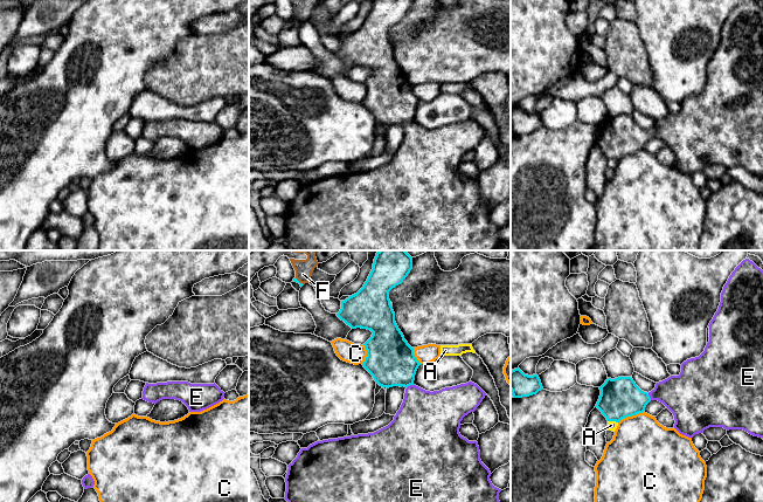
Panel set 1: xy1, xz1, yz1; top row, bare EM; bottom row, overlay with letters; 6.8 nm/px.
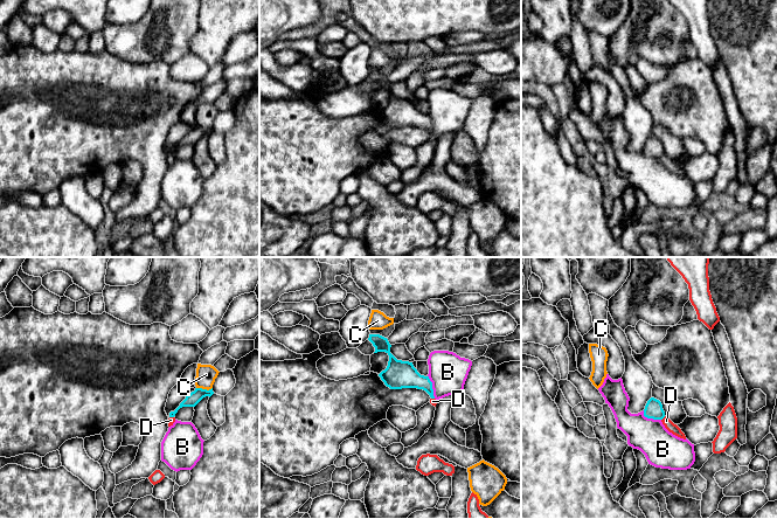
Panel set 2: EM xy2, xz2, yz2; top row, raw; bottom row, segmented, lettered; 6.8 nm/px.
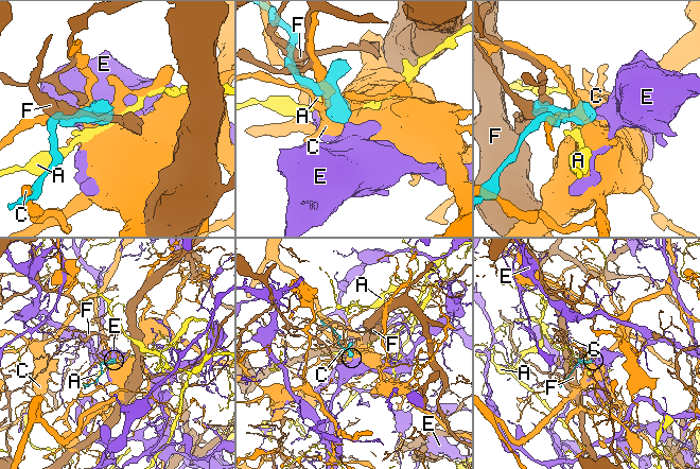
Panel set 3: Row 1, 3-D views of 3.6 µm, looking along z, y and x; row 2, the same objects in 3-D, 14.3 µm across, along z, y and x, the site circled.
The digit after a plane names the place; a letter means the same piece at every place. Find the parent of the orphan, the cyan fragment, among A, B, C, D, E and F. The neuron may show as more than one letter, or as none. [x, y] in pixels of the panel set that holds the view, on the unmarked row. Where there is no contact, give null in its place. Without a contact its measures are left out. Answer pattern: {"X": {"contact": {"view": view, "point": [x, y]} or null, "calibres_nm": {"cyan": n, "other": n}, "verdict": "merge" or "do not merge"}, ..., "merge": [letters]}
{"A": {"contact": {"view": "yz1", "point": [612, 158]}, "calibres_nm": {"cyan": 280, "other": 60}, "verdict": "do not merge"}, "B": {"contact": {"view": "xz2", "point": [431, 125]}, "calibres_nm": {"cyan": 200, "other": 260}, "verdict": "do not merge"}, "C": {"contact": {"view": "yz1", "point": [630, 153]}, "calibres_nm": {"cyan": 280, "other": 440}, "verdict": "do not merge"}, "D": {"contact": {"view": "yz2", "point": [663, 156]}, "calibres_nm": {"cyan": 130, "other": 70}, "verdict": "do not merge"}, "E": {"contact": {"view": "xz1", "point": [409, 123]}, "calibres_nm": {"cyan": 320, "other": 380}, "verdict": "merge"}, "F": {"contact": {"view": "xz1", "point": [298, 19]}, "calibres_nm": {"cyan": 20, "other": 120}, "verdict": "do not merge"}, "merge": ["E"]}

